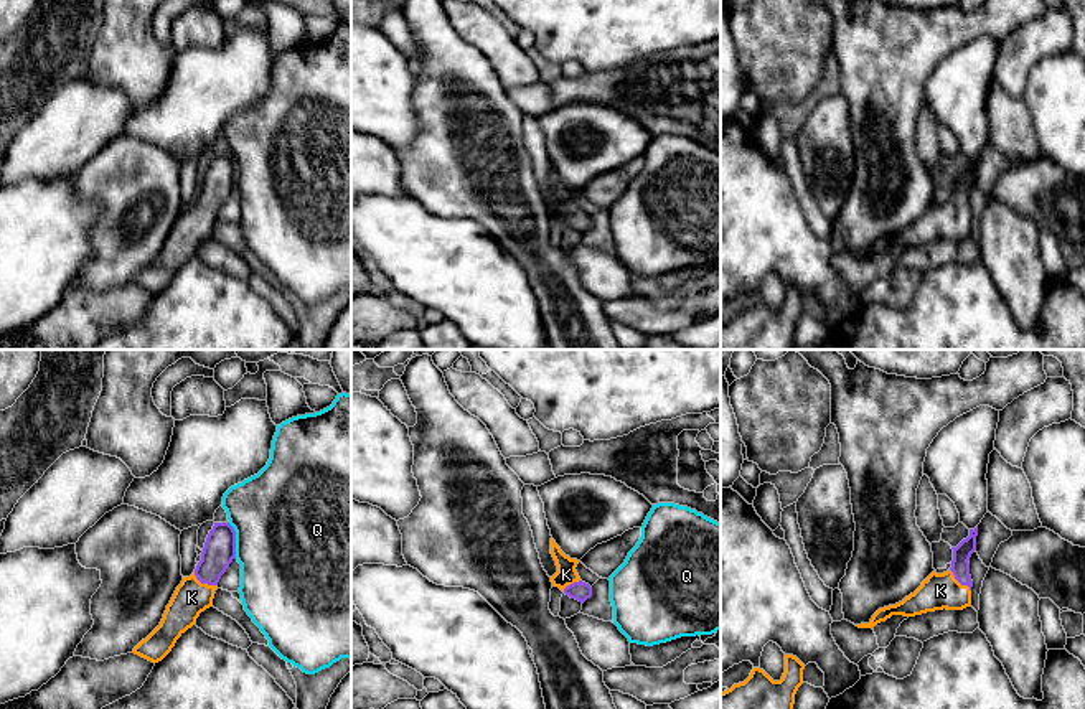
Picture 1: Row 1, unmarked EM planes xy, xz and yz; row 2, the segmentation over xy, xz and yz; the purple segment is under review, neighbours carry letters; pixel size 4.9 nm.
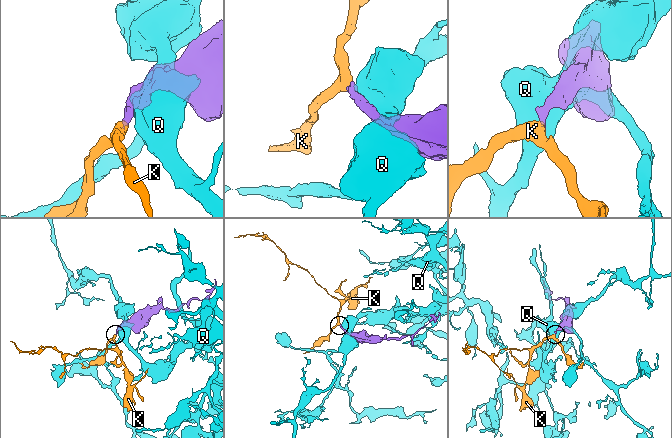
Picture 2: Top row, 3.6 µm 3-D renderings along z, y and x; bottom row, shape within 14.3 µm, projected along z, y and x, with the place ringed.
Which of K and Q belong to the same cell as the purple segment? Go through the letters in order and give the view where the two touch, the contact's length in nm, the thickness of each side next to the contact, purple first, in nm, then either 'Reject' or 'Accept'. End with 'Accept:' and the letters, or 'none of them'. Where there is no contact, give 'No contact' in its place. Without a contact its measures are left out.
K: Touches purple in xy. Shared border 140 nm. Thickness 160 nm (purple) against 170 nm. Accept
Q: Touches purple in xy. Shared border 180 nm. Thickness 160 nm (purple) against 500 nm. Reject
Accept: K

